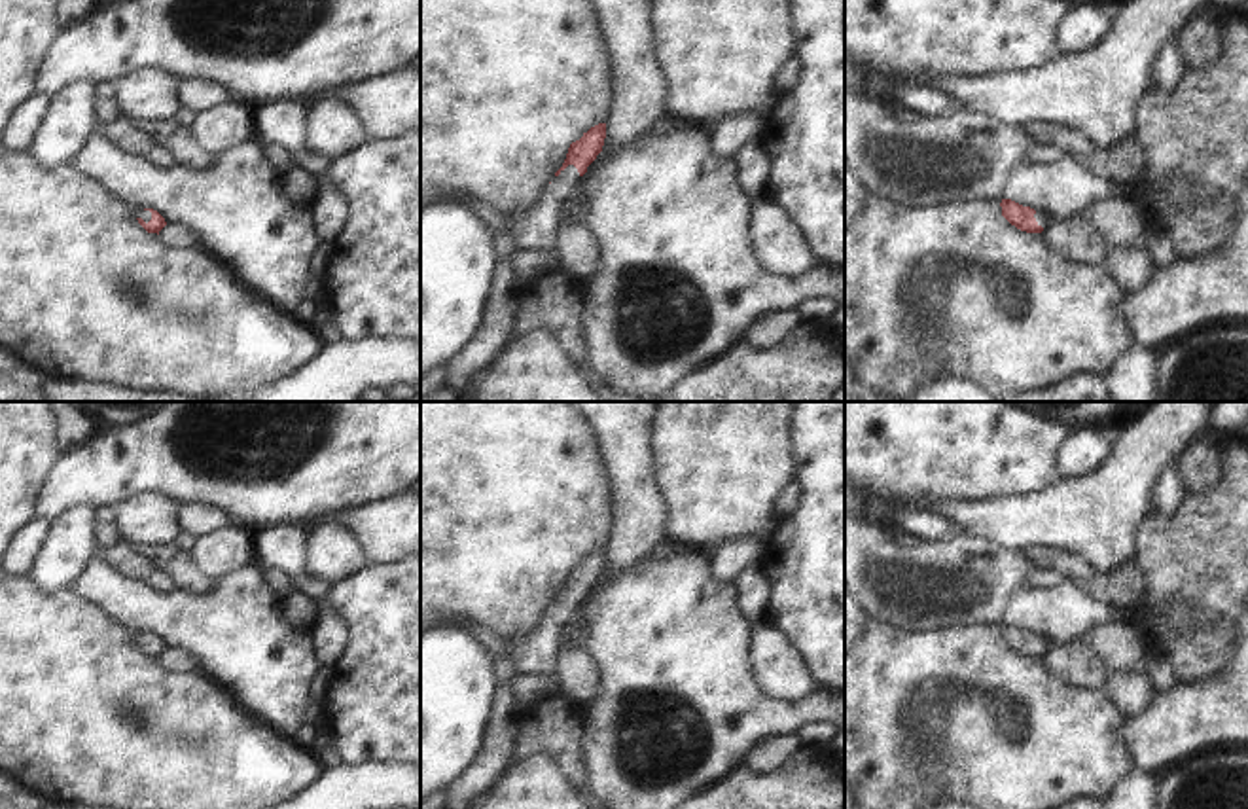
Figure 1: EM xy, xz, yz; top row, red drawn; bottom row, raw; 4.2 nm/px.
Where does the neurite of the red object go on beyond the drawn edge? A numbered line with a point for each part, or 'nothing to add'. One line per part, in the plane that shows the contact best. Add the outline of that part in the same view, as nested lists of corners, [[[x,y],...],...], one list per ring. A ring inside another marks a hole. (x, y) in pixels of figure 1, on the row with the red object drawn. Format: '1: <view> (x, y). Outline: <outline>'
1: xz (534, 230). Outline: [[[568,165],[555,176],[532,207],[523,214],[502,216],[489,210],[483,203],[453,191],[445,195],[447,201],[458,201],[466,205],[477,220],[494,231],[508,233],[515,244],[515,250],[544,250],[557,252],[557,229],[561,225],[559,214],[566,195],[572,193],[579,180],[579,172],[574,165]]]

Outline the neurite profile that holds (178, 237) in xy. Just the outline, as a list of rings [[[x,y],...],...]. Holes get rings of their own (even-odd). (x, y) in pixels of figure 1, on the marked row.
[[[178,224],[165,225],[159,231],[159,239],[169,248],[176,248],[176,250],[195,248],[197,246],[193,231],[189,227],[186,227],[186,225],[178,225]]]

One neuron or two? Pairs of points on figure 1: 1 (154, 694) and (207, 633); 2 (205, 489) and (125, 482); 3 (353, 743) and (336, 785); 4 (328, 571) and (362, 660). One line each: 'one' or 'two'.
1: two
2: one
3: two
4: two

